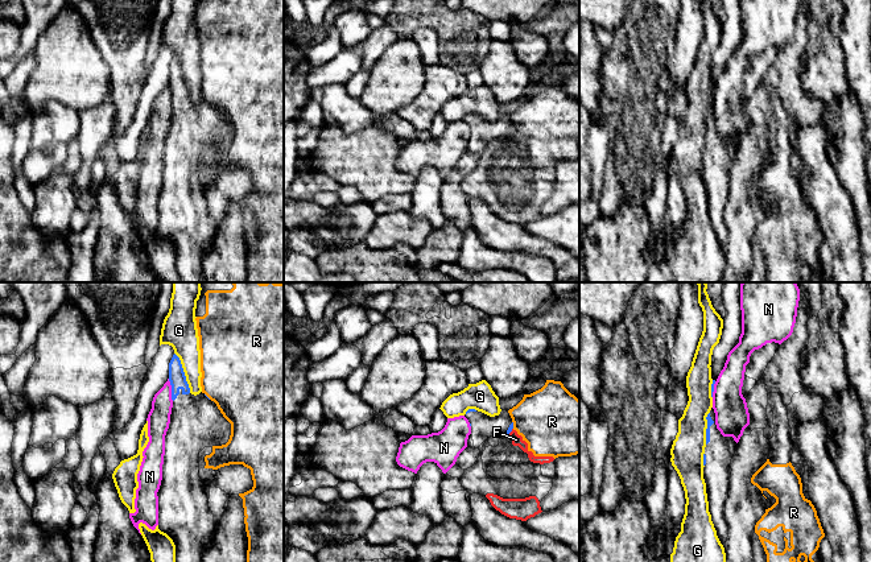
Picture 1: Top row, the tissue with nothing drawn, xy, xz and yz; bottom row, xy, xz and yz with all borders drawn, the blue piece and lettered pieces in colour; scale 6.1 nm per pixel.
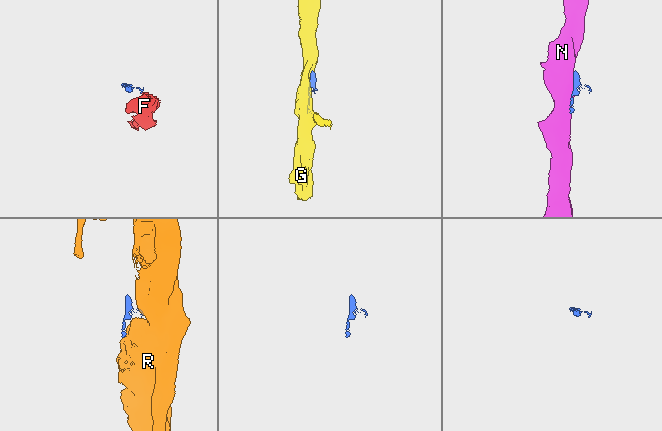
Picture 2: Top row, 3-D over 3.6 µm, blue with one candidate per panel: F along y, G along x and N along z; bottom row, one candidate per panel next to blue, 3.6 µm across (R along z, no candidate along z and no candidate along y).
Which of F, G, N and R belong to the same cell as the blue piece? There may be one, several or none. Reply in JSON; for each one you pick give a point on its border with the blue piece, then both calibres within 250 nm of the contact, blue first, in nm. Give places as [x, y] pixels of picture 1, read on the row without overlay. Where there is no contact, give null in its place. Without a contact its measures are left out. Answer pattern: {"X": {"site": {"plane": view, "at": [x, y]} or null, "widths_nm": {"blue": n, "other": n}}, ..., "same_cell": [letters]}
{"same_cell": []}

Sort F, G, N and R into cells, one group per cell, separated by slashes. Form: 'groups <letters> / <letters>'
groups F R / G / N

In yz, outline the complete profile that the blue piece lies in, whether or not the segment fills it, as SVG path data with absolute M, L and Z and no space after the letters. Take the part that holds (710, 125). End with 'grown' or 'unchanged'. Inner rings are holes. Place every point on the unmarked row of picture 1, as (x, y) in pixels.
M711 112L706 121L706 152L703 158L703 183L709 206L709 216L717 240L726 252L728 231L726 227L726 206L728 203L728 174L735 158L736 146L732 141L723 141L715 129L715 117Z; grown

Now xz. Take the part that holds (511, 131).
M468 113L465 119L471 131L471 139L467 144L467 152L482 153L486 145L492 140L508 139L513 133L512 123L508 115L501 115L499 120L490 121L475 113Z; grown

